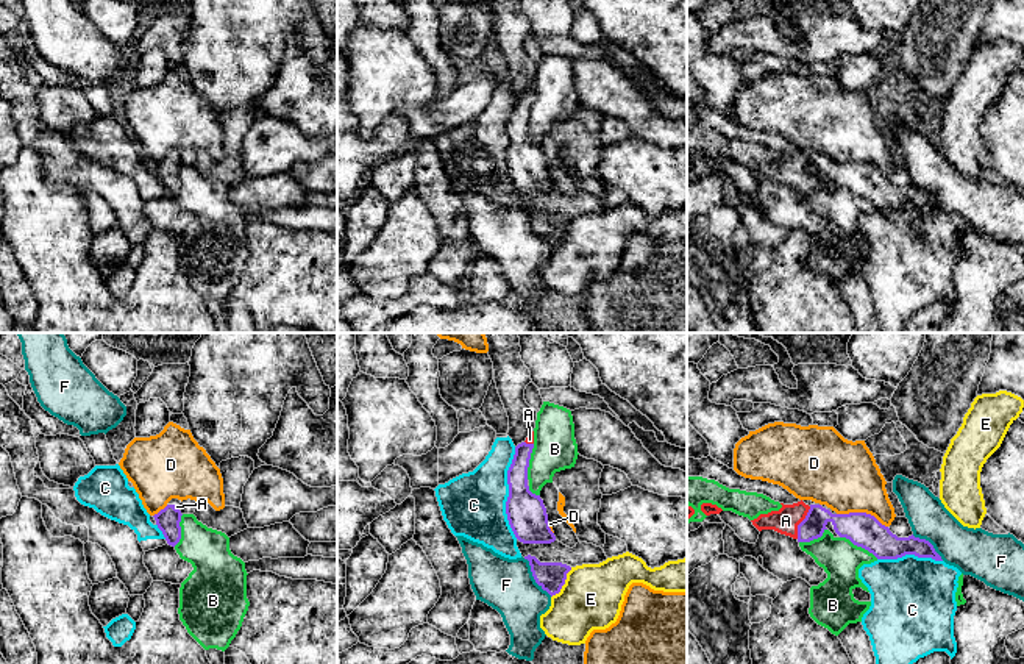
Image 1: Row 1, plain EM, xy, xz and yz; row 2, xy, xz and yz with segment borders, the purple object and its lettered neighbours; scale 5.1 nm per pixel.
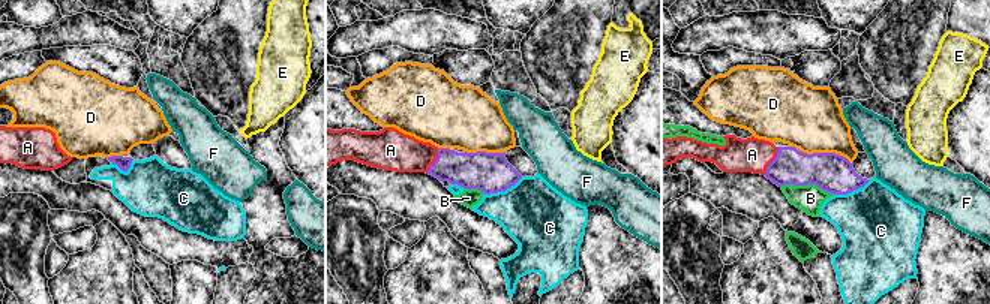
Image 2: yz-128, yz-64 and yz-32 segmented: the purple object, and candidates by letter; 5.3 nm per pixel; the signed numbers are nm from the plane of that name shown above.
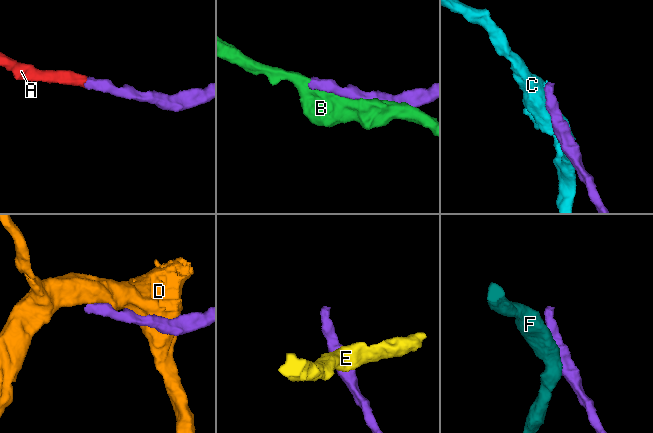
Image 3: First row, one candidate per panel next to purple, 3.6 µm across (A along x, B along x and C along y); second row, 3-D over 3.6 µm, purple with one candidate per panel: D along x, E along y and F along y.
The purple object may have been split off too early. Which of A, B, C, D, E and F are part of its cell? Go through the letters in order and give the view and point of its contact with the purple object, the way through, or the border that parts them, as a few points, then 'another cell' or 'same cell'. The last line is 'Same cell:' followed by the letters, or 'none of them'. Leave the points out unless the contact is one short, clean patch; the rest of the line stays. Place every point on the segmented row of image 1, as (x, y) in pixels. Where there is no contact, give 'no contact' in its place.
A: yz (801, 522) | across yz (849, 525), (834, 517), (801, 522), (785, 521) | same cell
B: yz (859, 546) | another cell
C: xz (509, 492) | another cell
D: yz (862, 513) | another cell
E: xz (564, 583) | along xz (572, 567), (562, 588), (551, 597) | another cell
F: xz (533, 575) | another cell
Same cell: A

